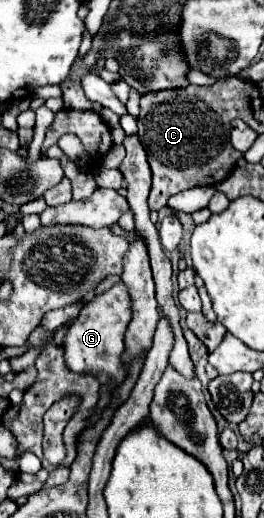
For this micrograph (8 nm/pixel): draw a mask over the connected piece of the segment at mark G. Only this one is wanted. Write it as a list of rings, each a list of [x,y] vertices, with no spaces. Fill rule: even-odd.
[[[122,282],[114,284],[110,290],[94,296],[94,300],[86,302],[80,310],[80,316],[72,322],[66,338],[64,338],[64,356],[66,366],[74,372],[92,372],[100,378],[102,384],[106,382],[122,382],[126,378],[126,368],[122,366],[122,352],[124,352],[124,332],[132,318],[130,306],[130,292]]]

